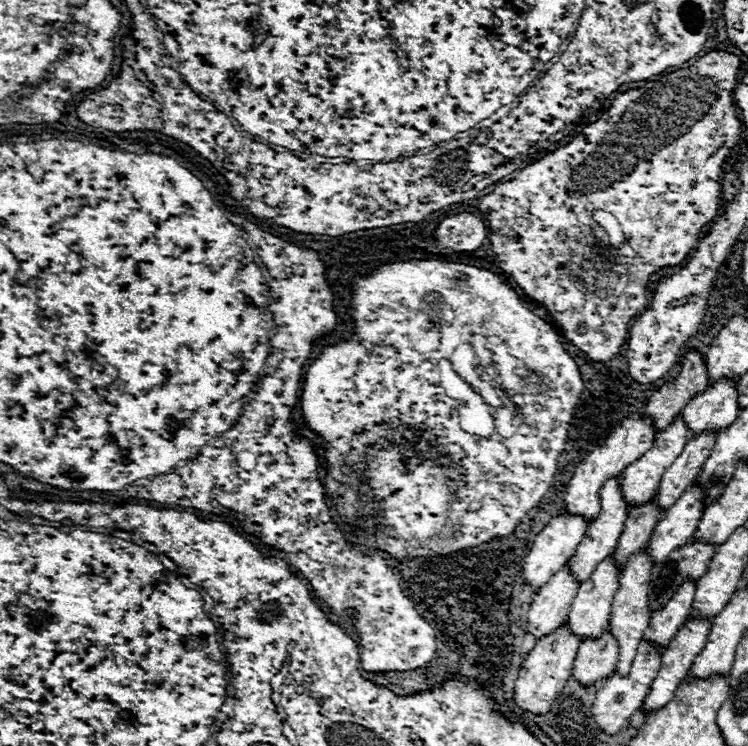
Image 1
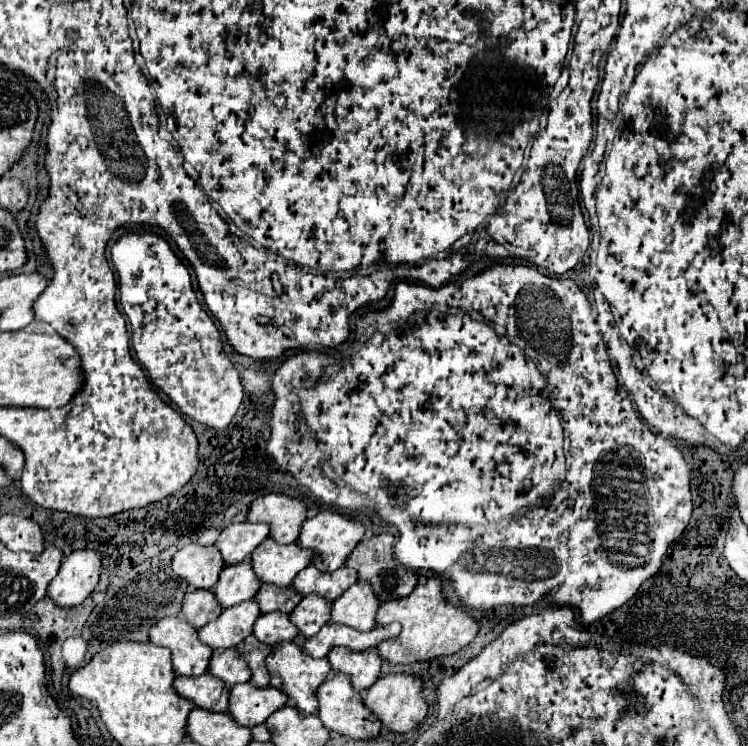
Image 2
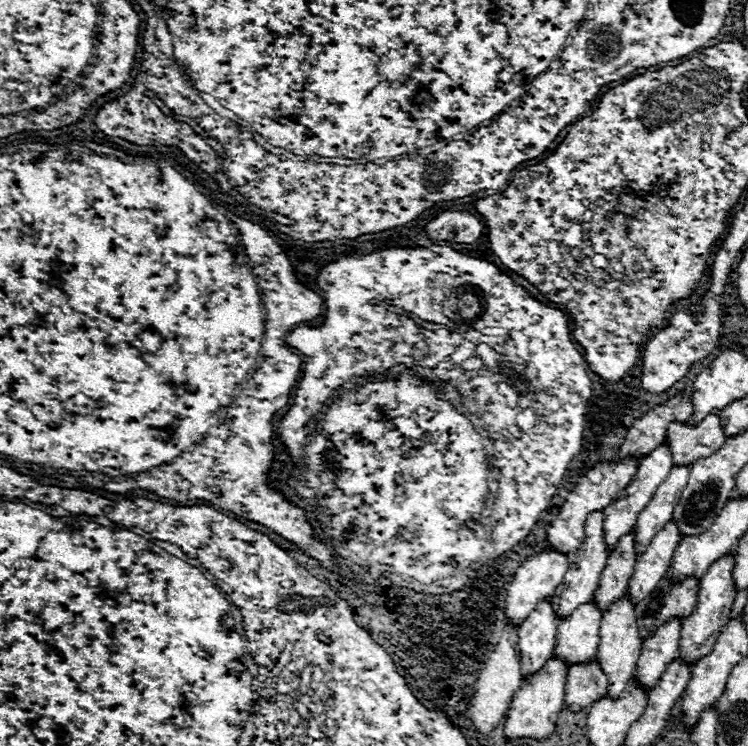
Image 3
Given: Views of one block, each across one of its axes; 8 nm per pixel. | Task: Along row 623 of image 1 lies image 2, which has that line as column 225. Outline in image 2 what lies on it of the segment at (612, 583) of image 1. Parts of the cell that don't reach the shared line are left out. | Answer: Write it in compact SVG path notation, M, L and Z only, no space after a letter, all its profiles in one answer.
M244 560L234 566L226 566L220 572L220 578L214 586L214 596L222 608L236 606L238 602L252 600L260 588L250 560Z

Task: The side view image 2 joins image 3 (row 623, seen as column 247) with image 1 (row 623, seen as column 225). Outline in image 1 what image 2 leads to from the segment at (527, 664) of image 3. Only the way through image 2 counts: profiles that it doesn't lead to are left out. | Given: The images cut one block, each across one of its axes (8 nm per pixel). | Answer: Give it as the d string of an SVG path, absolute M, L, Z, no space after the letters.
M564 564L558 574L538 588L528 612L528 632L540 638L564 624L578 586L580 582L572 576L570 564Z

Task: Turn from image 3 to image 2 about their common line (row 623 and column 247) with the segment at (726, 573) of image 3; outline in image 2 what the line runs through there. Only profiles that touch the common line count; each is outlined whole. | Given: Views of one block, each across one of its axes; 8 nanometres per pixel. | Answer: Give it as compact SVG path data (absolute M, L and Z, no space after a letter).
M248 682L230 688L230 716L248 728L262 724L272 712L286 704L288 696L272 686L254 688Z

